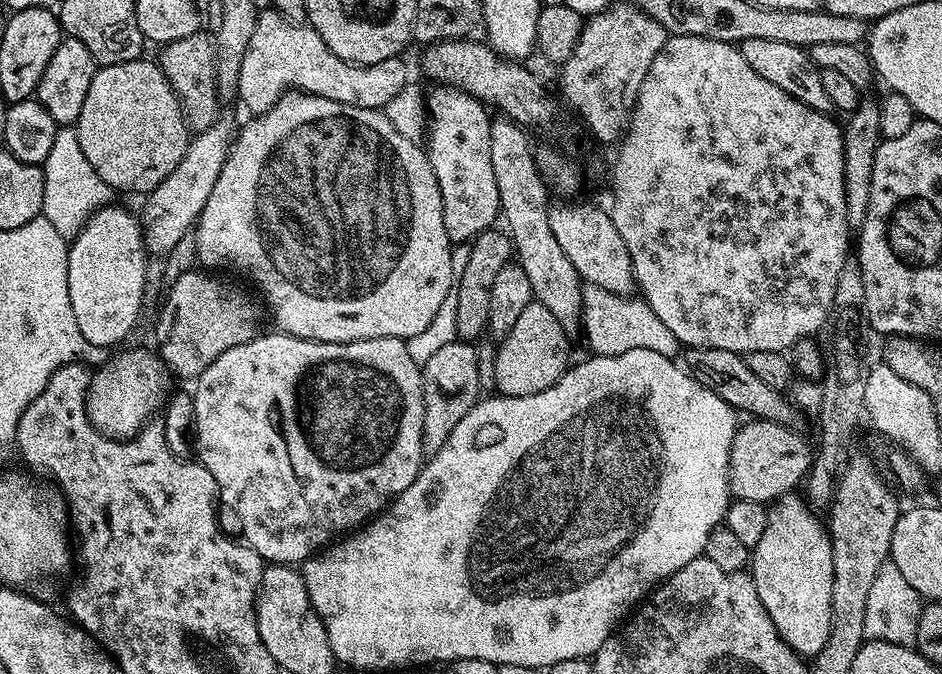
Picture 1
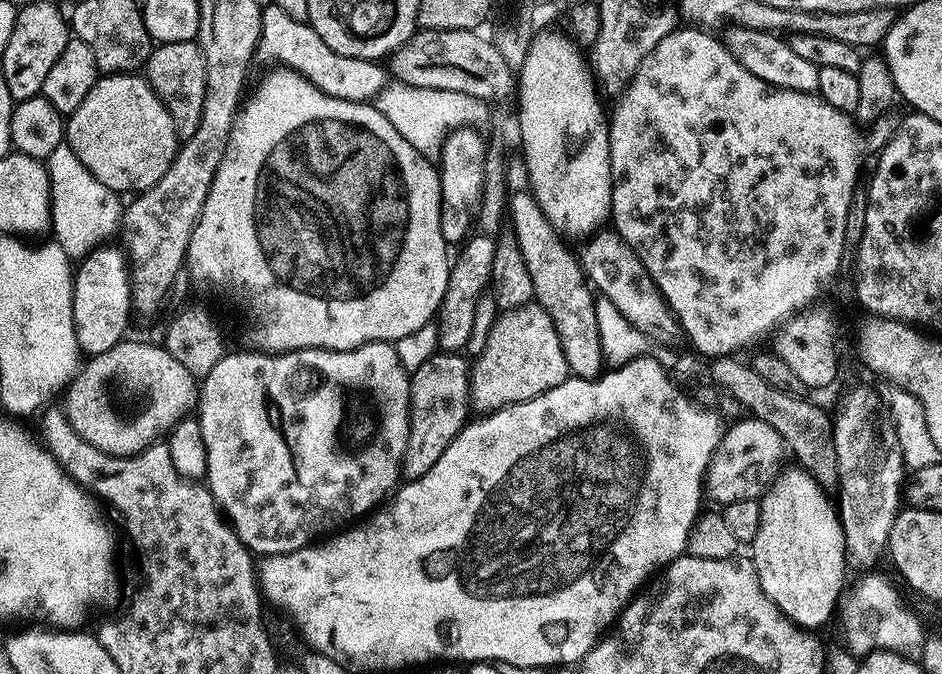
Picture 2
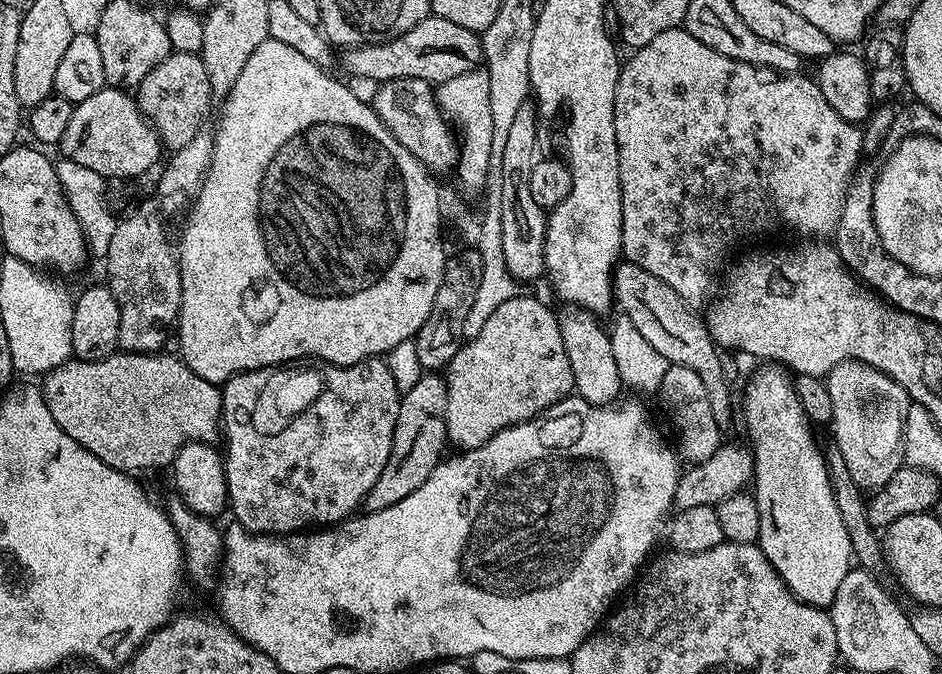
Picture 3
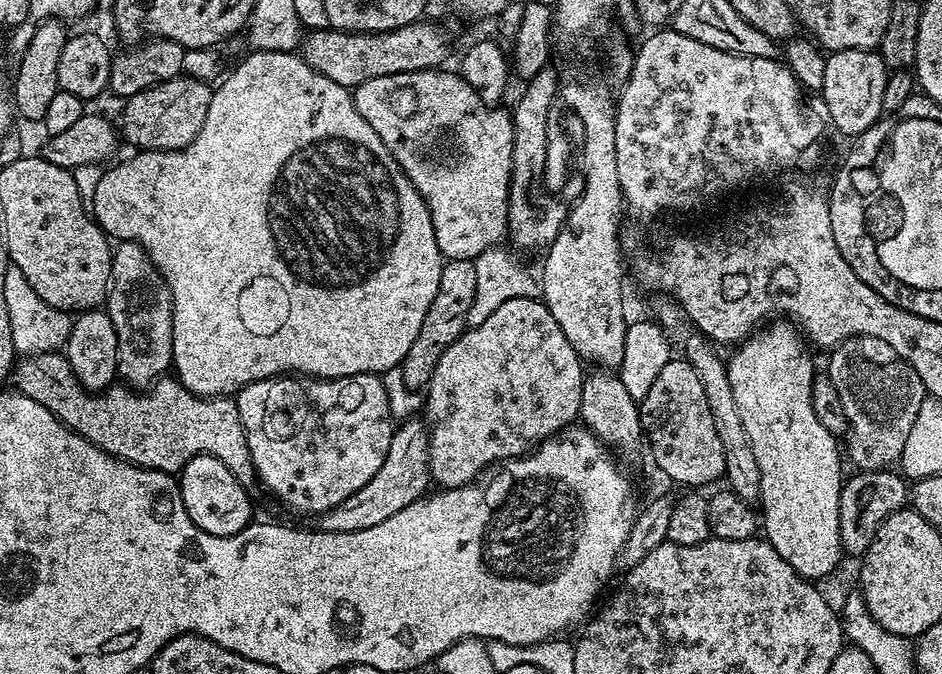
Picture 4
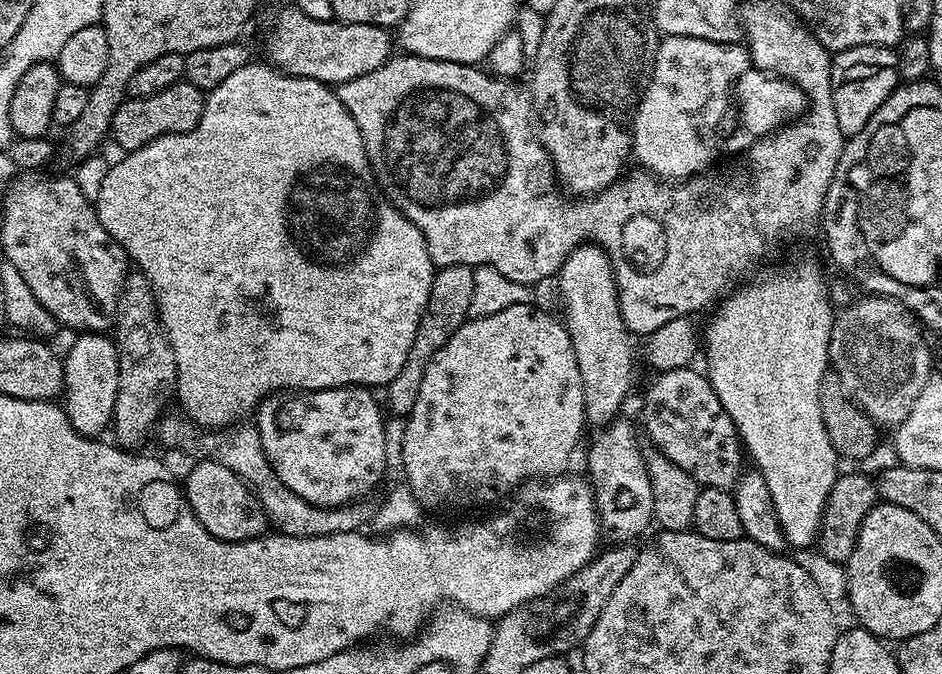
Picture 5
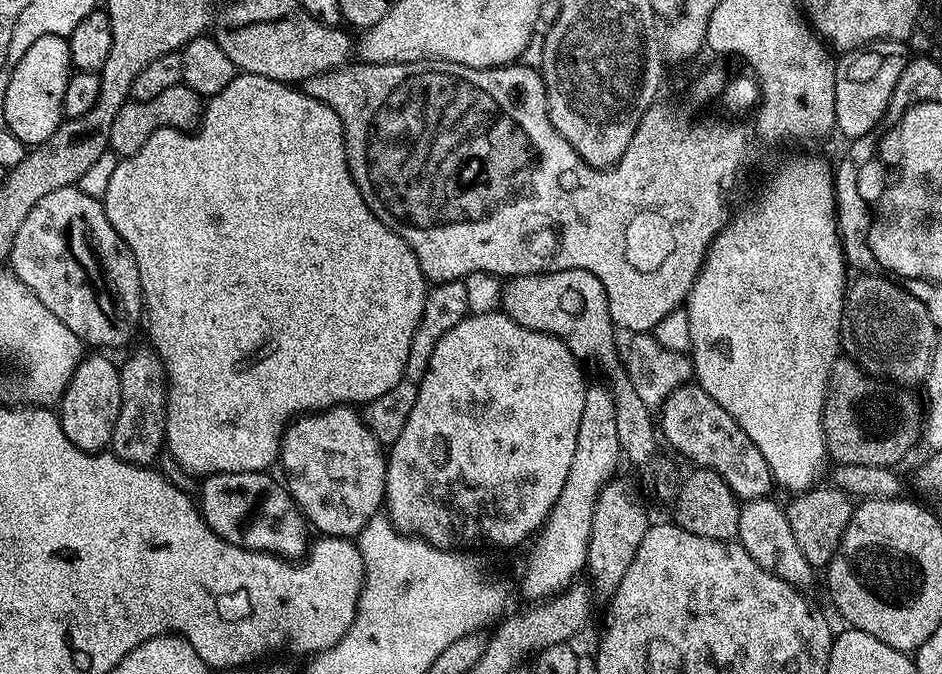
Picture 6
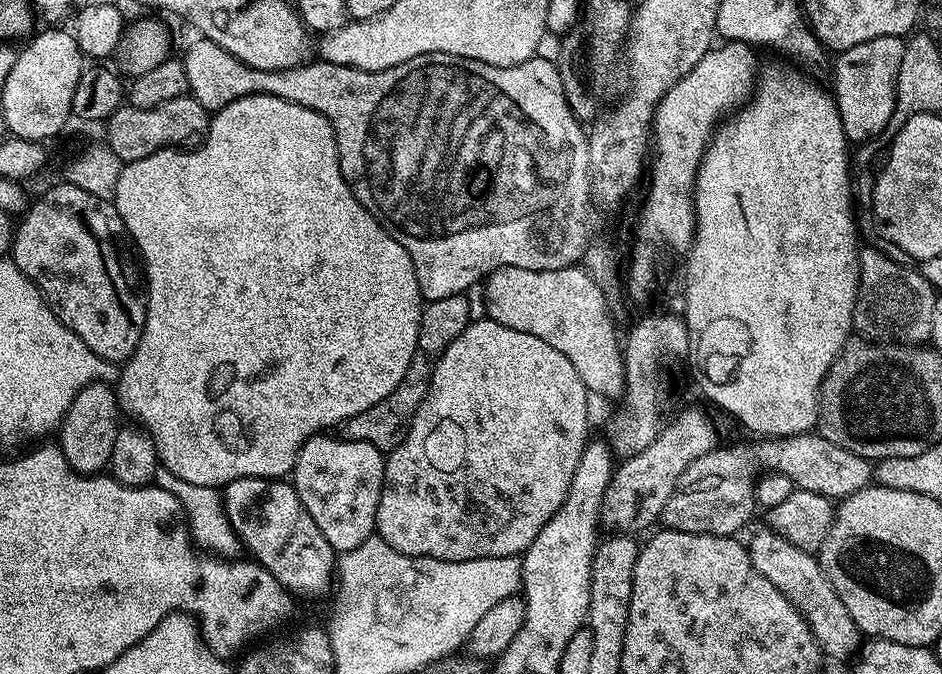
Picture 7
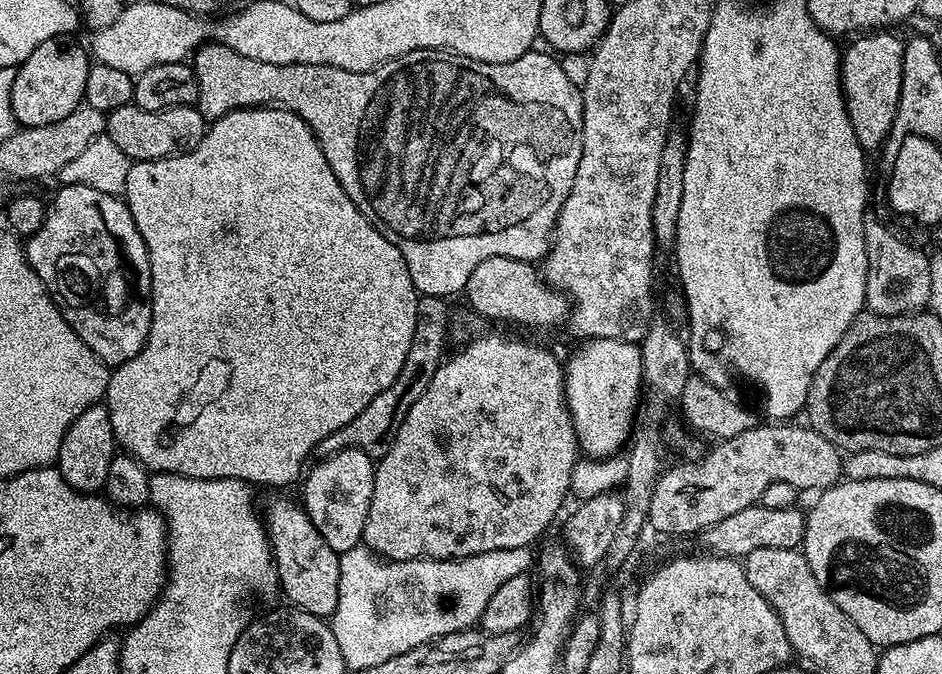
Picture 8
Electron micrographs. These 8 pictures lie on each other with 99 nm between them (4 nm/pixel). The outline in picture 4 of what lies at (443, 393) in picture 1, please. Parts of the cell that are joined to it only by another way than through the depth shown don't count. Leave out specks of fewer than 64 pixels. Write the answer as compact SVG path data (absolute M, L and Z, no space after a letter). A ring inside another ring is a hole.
M420 418L407 419L393 431L390 450L378 474L374 474L374 478L370 478L362 490L354 490L346 502L338 502L338 506L319 513L319 531L351 534L354 530L370 530L370 526L379 526L381 522L386 522L386 518L398 514L398 510L406 510L410 502L422 499L429 491L428 484L428 425Z

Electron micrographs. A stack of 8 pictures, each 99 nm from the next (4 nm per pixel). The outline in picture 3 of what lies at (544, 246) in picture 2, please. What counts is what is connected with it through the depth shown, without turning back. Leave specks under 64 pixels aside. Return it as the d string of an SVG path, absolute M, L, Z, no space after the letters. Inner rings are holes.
M571 306L561 307L556 312L556 321L562 330L562 346L566 346L566 358L570 358L570 374L574 374L572 383L575 395L581 396L591 404L615 404L621 399L622 385L618 366L614 359L614 346L610 346L610 332L607 327L599 324L593 313L587 312L585 308L574 308Z

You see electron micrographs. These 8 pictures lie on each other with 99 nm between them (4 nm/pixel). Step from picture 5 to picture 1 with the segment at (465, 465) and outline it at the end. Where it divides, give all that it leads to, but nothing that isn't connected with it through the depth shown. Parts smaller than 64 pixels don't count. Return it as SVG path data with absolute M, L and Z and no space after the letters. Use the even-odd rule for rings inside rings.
M535 302L526 306L518 322L514 322L510 334L504 336L495 349L496 365L493 370L496 392L502 396L529 396L554 386L570 367L568 344L570 337L546 306Z

